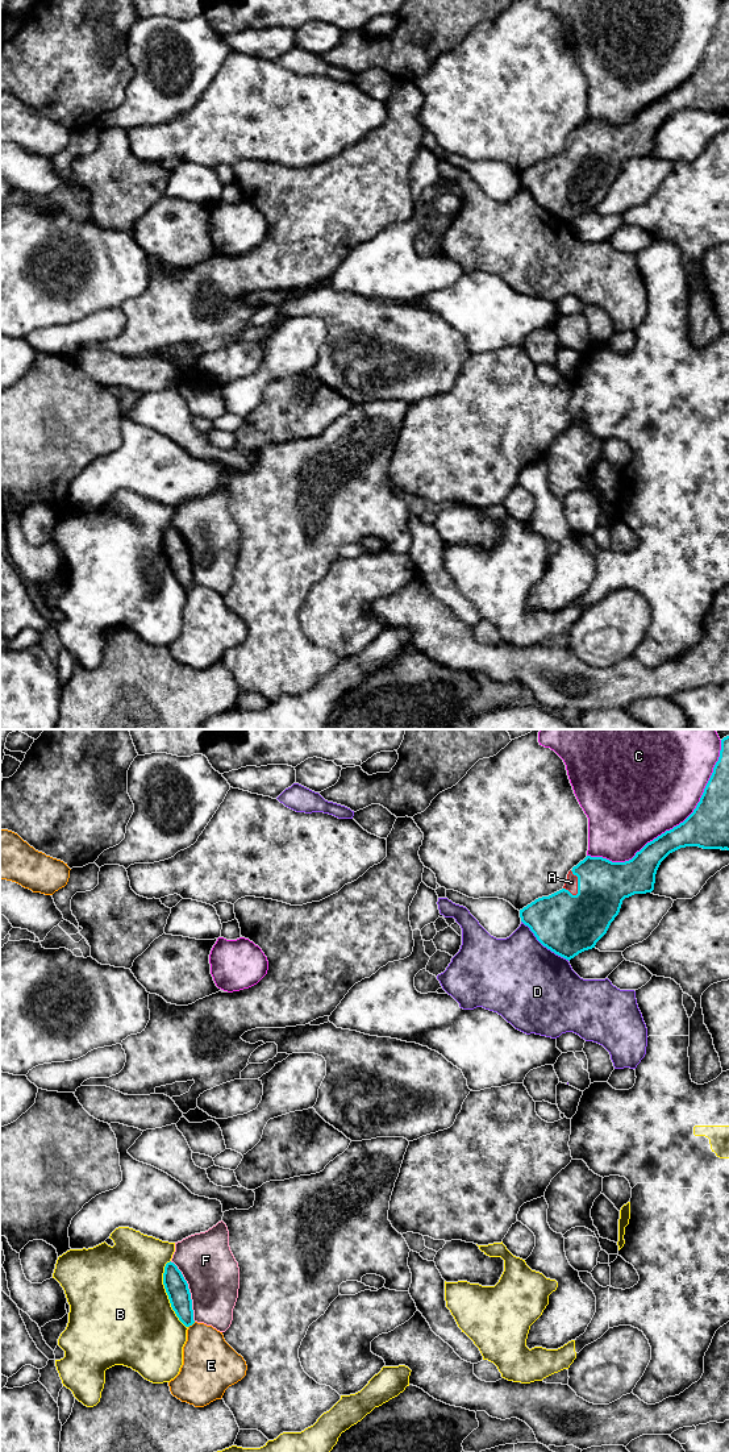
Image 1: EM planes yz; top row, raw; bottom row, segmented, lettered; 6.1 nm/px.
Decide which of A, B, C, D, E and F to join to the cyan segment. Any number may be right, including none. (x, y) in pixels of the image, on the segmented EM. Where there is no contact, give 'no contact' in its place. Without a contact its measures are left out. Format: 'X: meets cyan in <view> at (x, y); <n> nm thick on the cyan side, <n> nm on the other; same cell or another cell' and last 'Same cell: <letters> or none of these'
A: meets cyan in yz at (578, 883); 360 nm thick on the cyan side, 80 nm on the other; same cell
B: meets cyan in yz at (167, 1294); 140 nm thick on the cyan side, 500 nm on the other; another cell
C: meets cyan in yz at (677, 826); 260 nm thick on the cyan side, 500 nm on the other; another cell
D: meets cyan in yz at (544, 945); 380 nm thick on the cyan side, 500 nm on the other; another cell
E: meets cyan in yz at (191, 1324); 140 nm thick on the cyan side, 320 nm on the other; another cell
F: meets cyan in yz at (188, 1290); 140 nm thick on the cyan side, 320 nm on the other; another cell
Same cell: A

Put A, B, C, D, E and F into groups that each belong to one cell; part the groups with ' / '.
A / B / C / D / E / F

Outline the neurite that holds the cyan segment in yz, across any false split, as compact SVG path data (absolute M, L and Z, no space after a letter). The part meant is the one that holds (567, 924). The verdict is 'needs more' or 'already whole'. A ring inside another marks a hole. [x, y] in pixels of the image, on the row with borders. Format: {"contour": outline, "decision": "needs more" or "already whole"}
{"contour": "M729 736L721 740L718 761L700 802L683 823L647 843L629 861L612 862L603 857L587 856L568 871L562 890L538 898L520 910L521 921L543 946L570 961L595 948L618 915L625 898L651 893L661 862L670 853L686 846L729 850Z", "decision": "needs more"}

